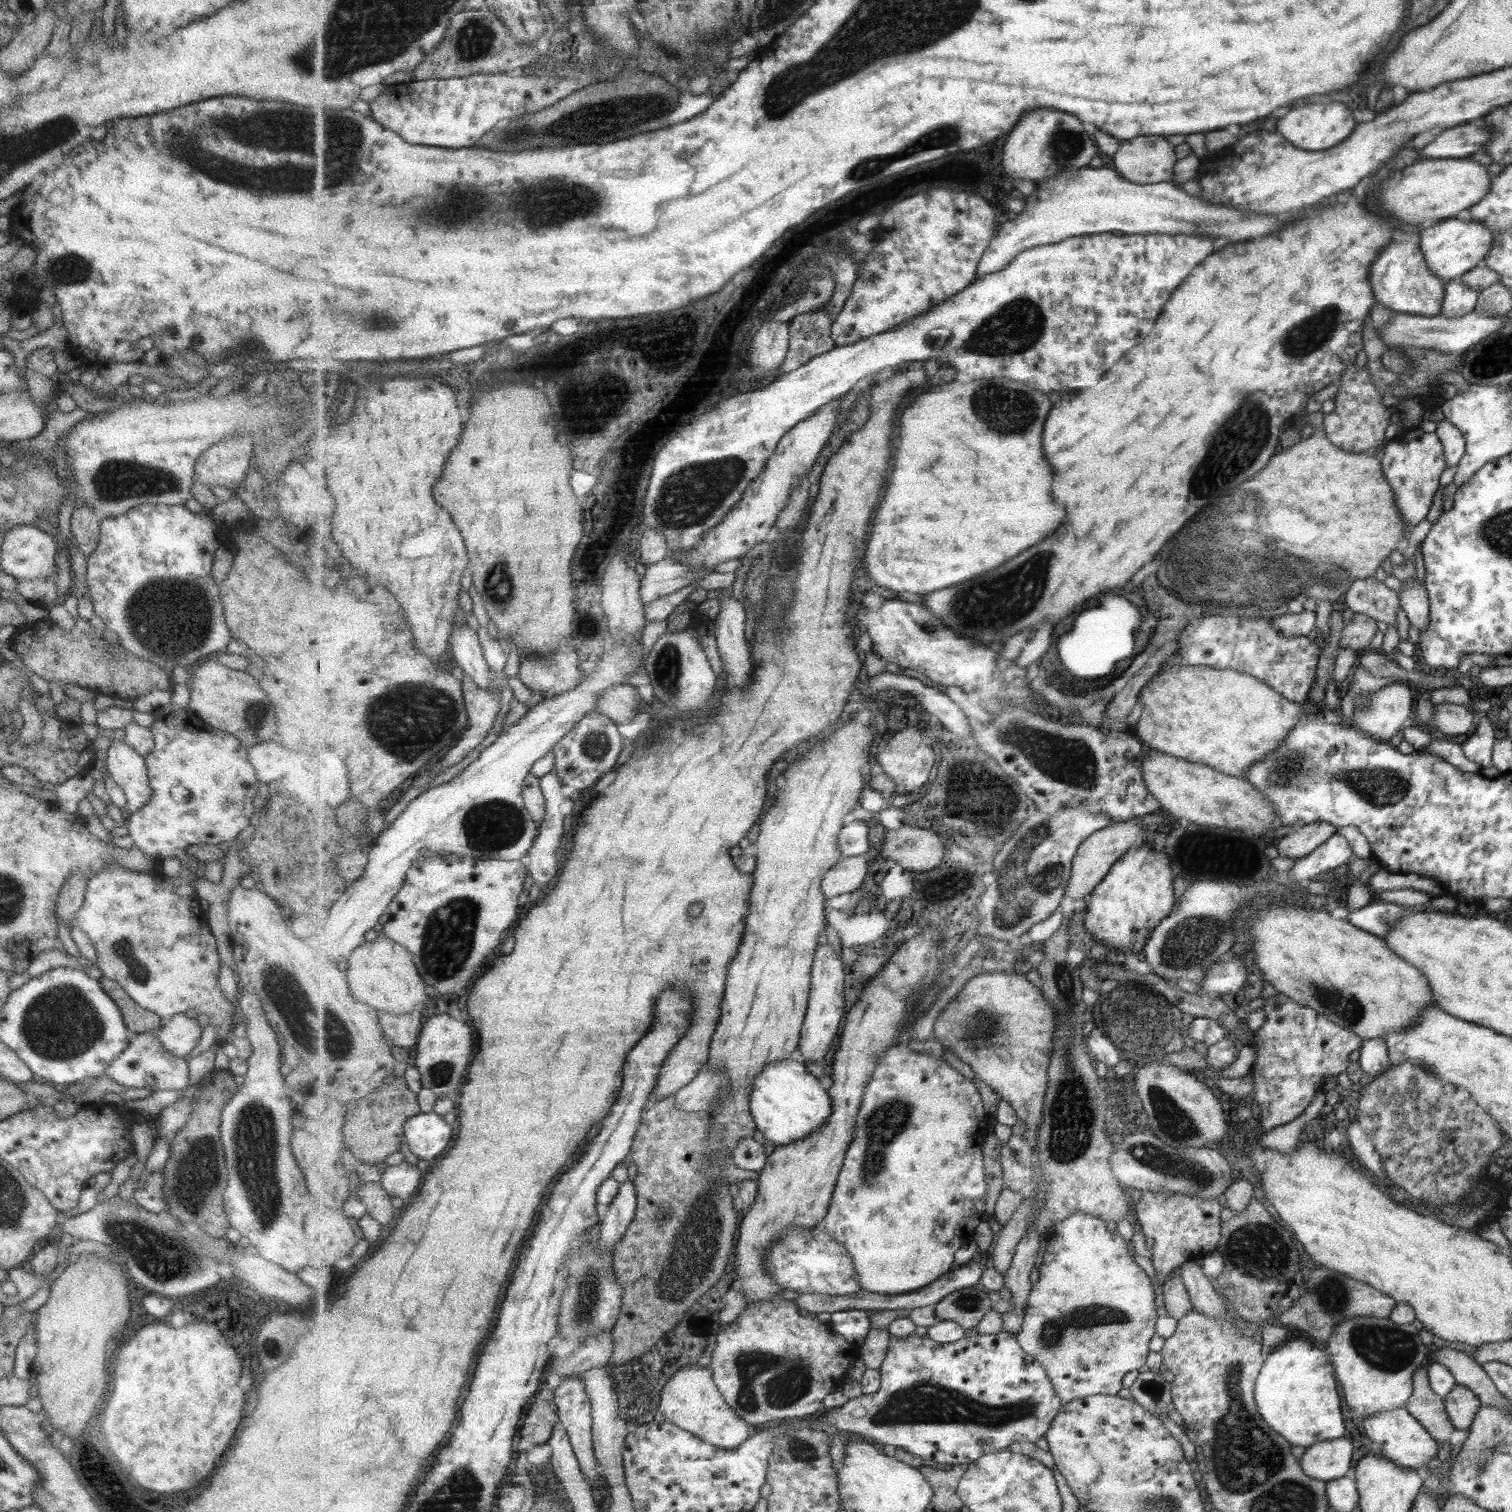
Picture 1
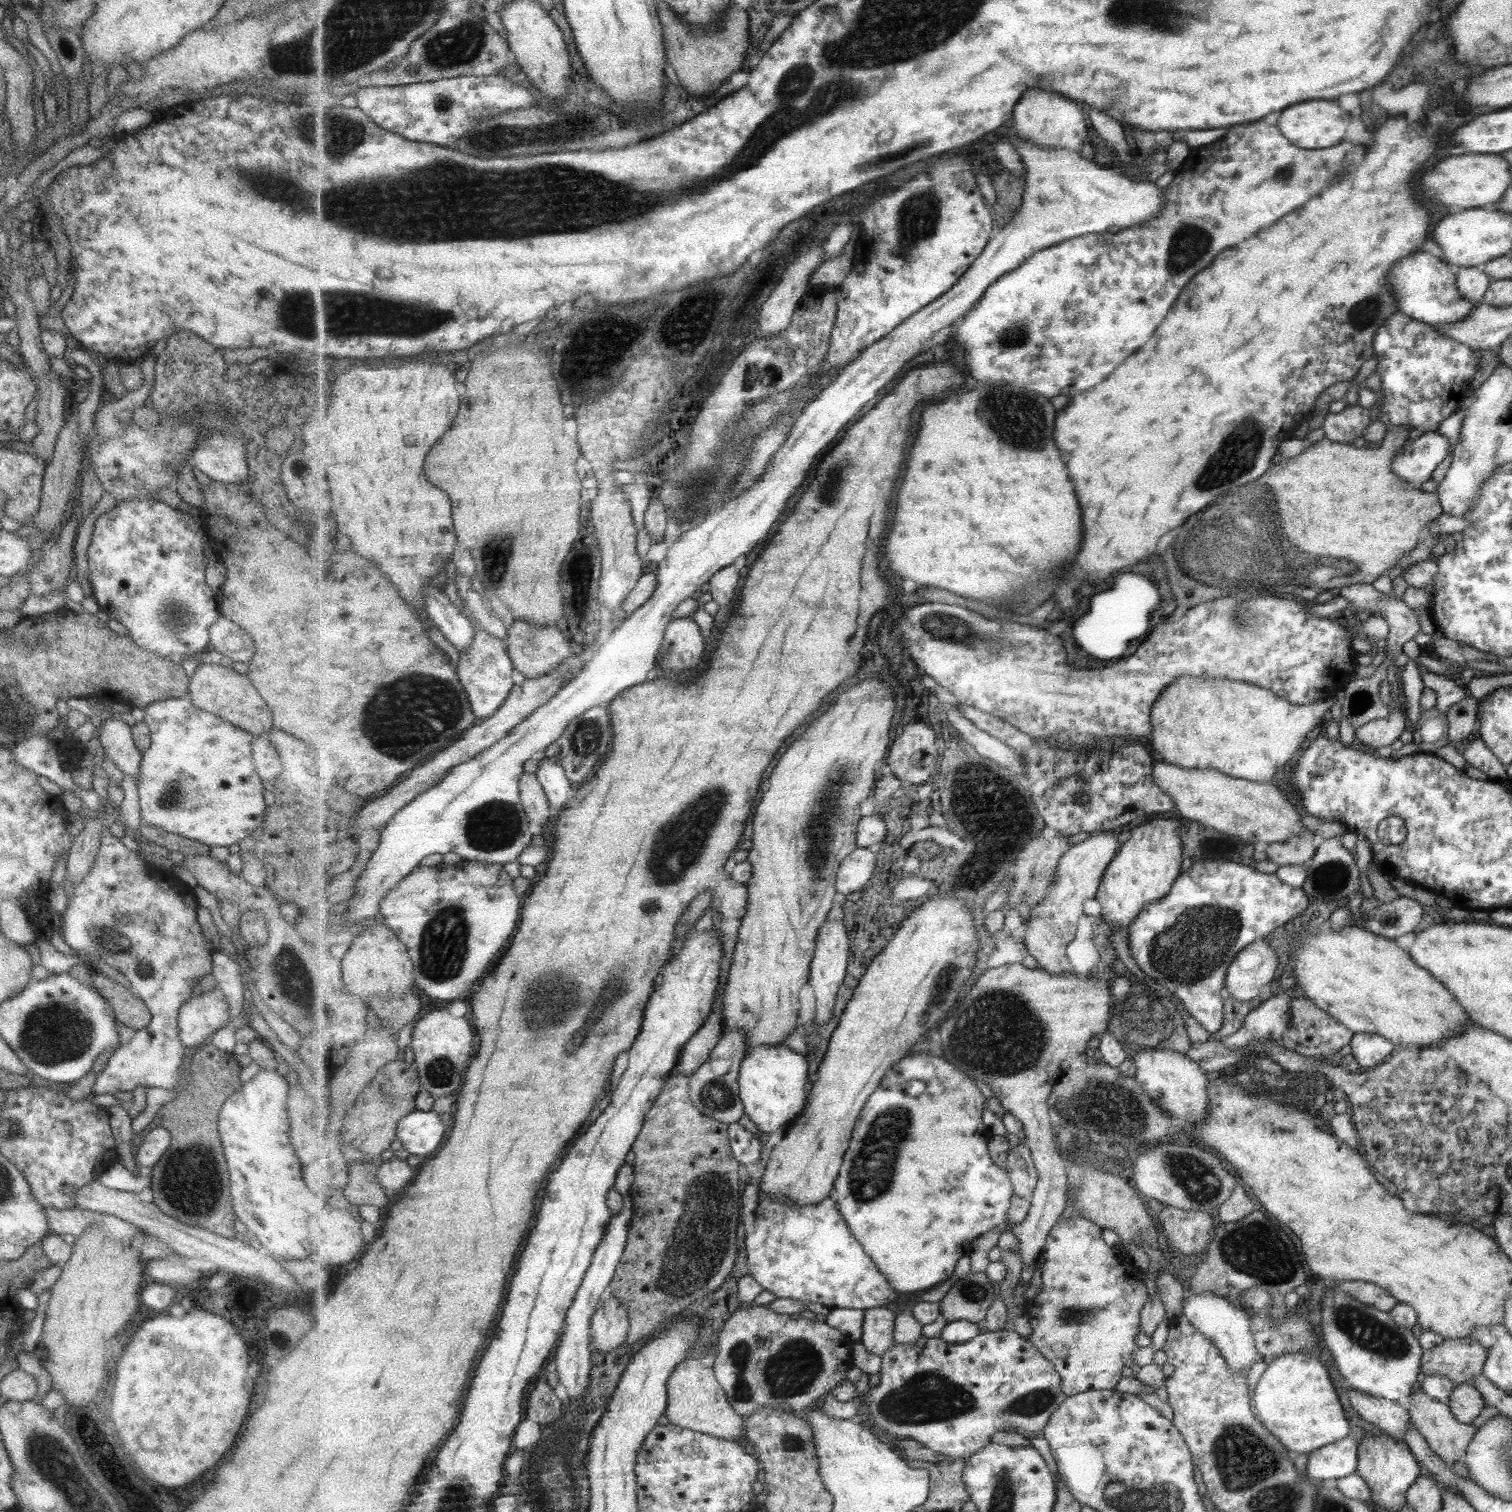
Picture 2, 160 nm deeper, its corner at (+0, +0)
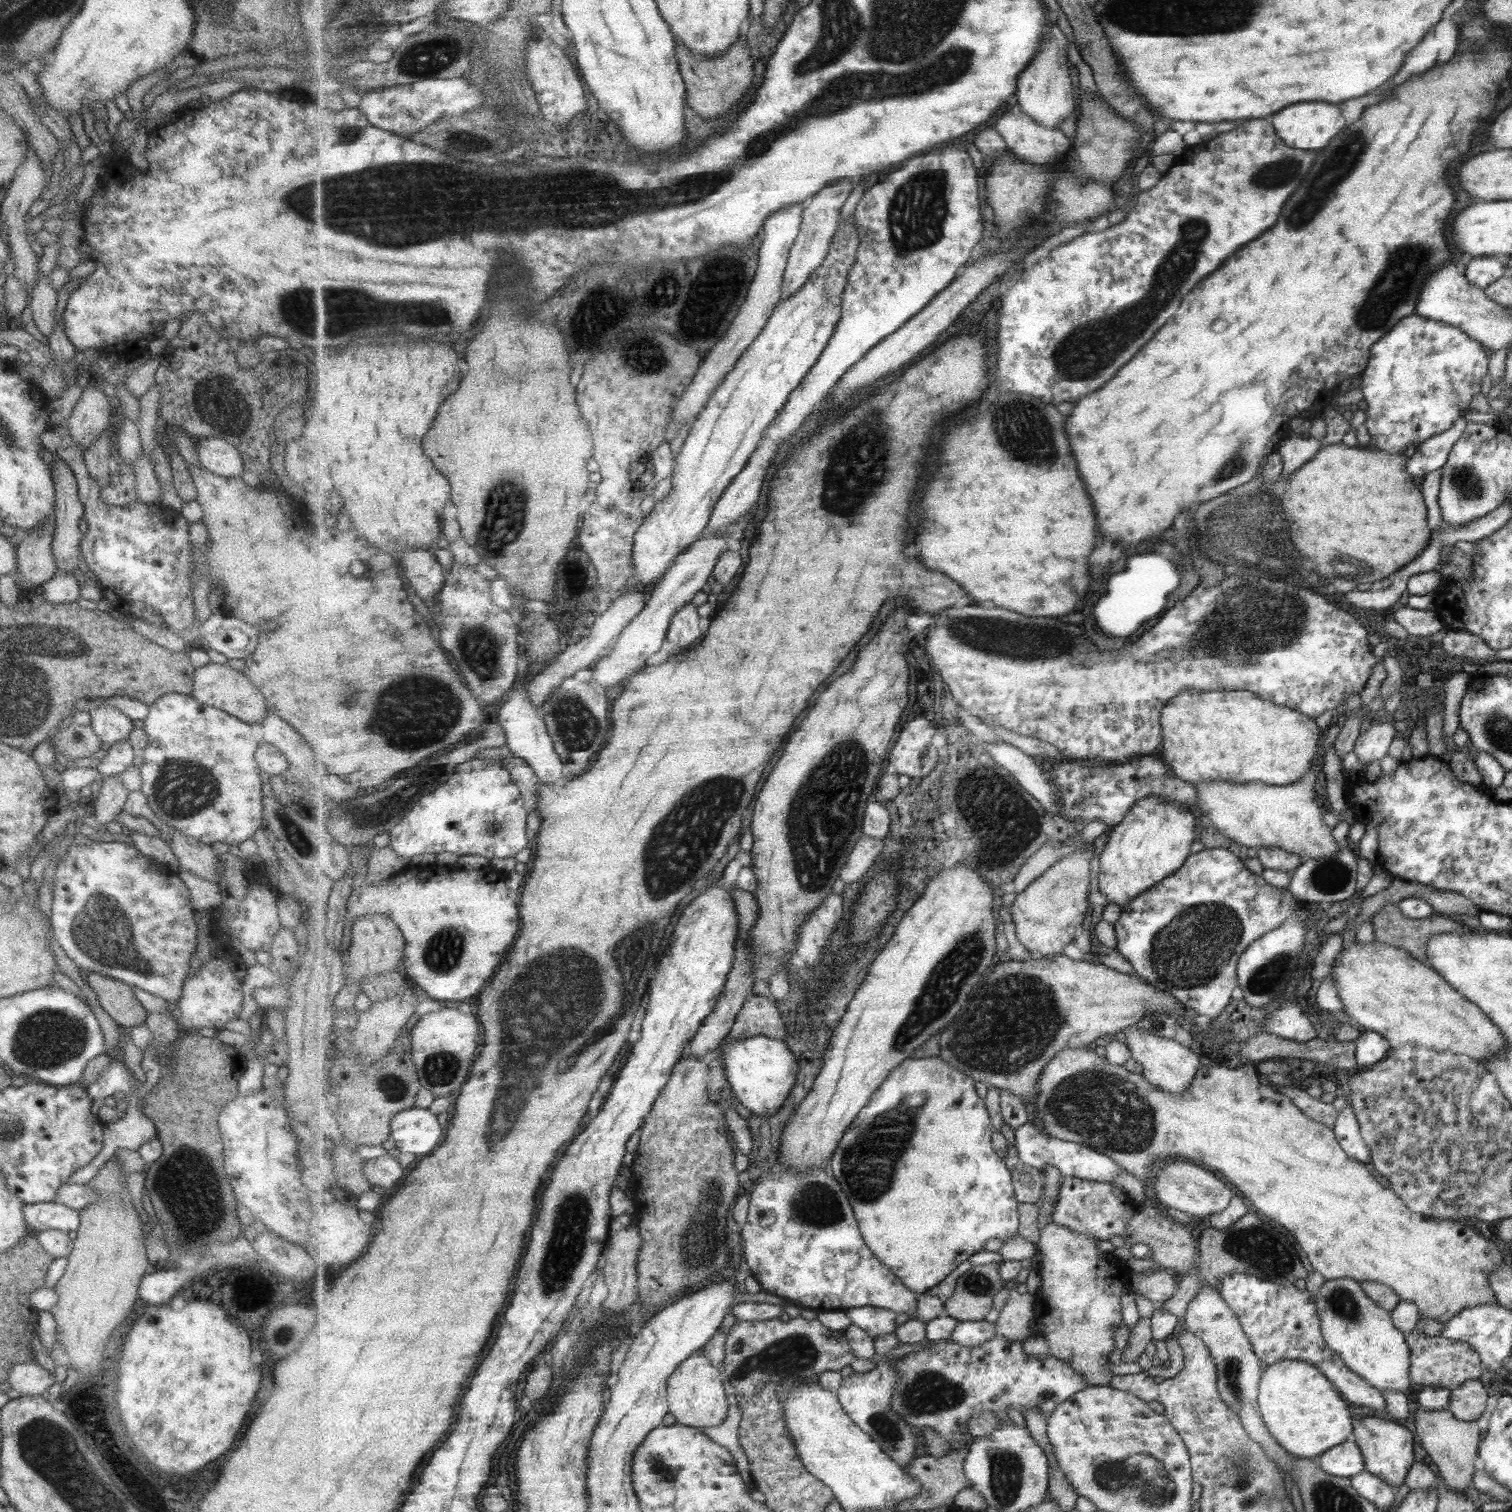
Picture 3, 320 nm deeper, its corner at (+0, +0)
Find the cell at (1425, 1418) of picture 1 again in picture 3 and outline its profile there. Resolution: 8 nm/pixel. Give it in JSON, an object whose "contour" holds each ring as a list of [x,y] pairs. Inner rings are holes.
{"contour":[[[1420,1406],[1414,1417],[1414,1435],[1419,1438],[1423,1450],[1431,1458],[1431,1462],[1439,1472],[1440,1485],[1448,1491],[1463,1494],[1467,1497],[1465,1488],[1471,1483],[1471,1476],[1475,1472],[1475,1458],[1479,1450],[1479,1426],[1476,1421],[1465,1422],[1456,1419],[1448,1410],[1425,1410]]]}

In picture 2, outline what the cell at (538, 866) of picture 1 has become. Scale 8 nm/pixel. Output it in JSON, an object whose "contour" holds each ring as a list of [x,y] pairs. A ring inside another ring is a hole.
{"contour":[[[544,754],[540,757],[541,760],[535,773],[544,786],[550,803],[555,809],[561,811],[565,803],[576,794],[576,786],[569,780],[563,766]]]}

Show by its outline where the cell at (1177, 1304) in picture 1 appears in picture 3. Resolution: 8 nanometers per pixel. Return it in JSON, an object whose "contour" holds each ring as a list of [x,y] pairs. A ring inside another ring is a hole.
{"contour":[[[1153,1270],[1152,1273],[1142,1277],[1140,1274],[1136,1274],[1135,1279],[1131,1277],[1131,1290],[1133,1292],[1138,1291],[1152,1303],[1162,1303],[1169,1300],[1173,1296],[1176,1288],[1175,1280],[1173,1280],[1173,1278],[1163,1270]]]}

